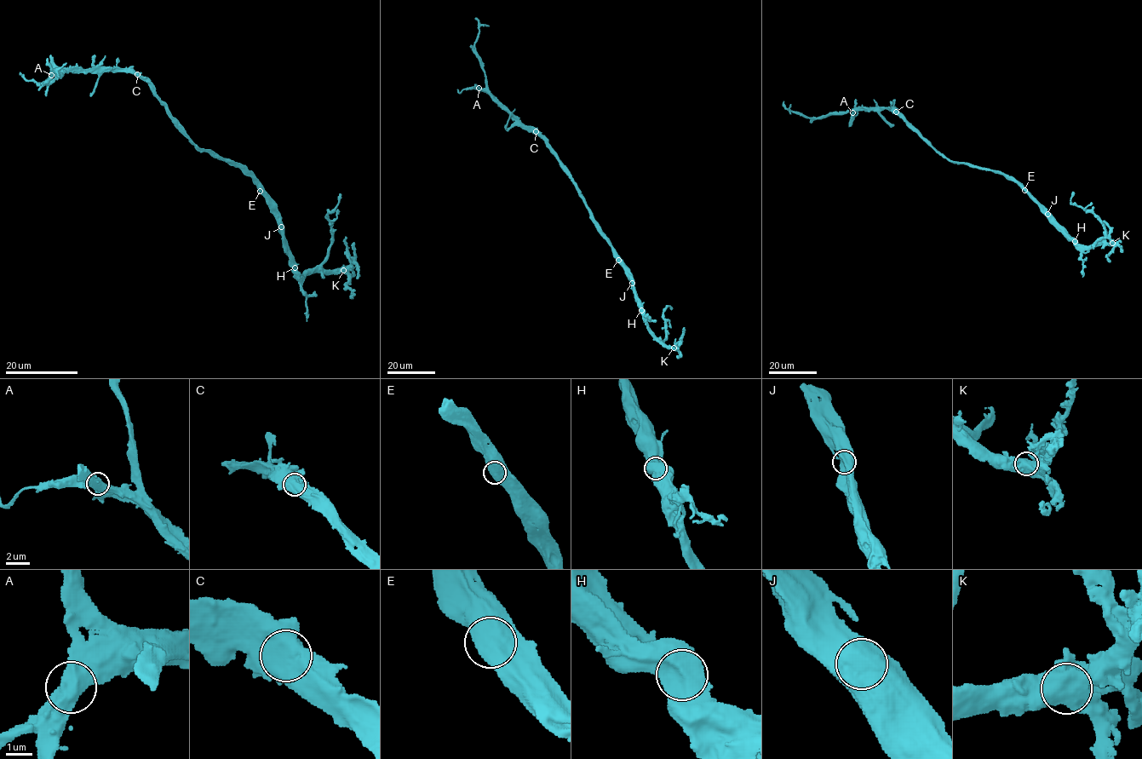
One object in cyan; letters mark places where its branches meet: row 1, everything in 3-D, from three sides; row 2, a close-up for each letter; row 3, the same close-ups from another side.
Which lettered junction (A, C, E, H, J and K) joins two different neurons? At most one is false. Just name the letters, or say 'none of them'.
none of them

